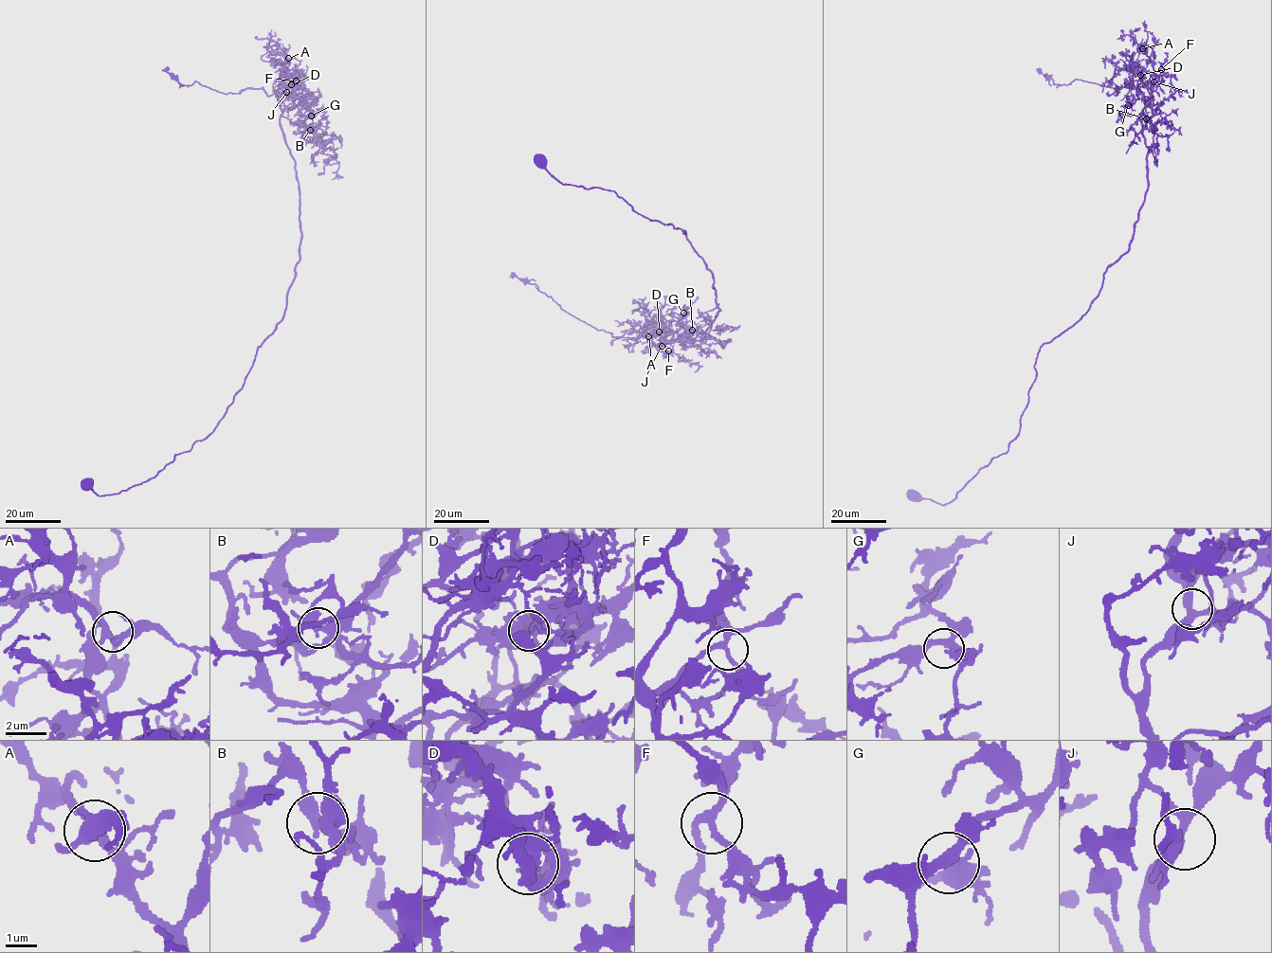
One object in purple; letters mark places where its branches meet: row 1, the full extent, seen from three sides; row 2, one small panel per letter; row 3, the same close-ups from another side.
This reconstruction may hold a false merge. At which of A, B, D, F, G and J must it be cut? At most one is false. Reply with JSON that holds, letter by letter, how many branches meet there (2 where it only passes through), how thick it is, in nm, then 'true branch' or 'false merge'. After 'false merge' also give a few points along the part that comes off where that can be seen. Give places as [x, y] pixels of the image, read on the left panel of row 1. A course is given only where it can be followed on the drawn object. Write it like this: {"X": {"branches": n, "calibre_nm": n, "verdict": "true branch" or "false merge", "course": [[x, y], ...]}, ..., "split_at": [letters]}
{"A": {"branches": 4, "calibre_nm": 260, "verdict": "true branch"}, "B": {"branches": 5, "calibre_nm": 340, "verdict": "true branch"}, "D": {"branches": 5, "calibre_nm": 380, "verdict": "false merge", "course": [[291, 85], [297, 74], [270, 96], [262, 89], [222, 93], [198, 81], [180, 84], [167, 72], [168, 66]]}, "F": {"branches": 4, "calibre_nm": 200, "verdict": "true branch"}, "G": {"branches": 4, "calibre_nm": 280, "verdict": "true branch"}, "J": {"branches": 4, "calibre_nm": 280, "verdict": "true branch"}, "split_at": ["D"]}

